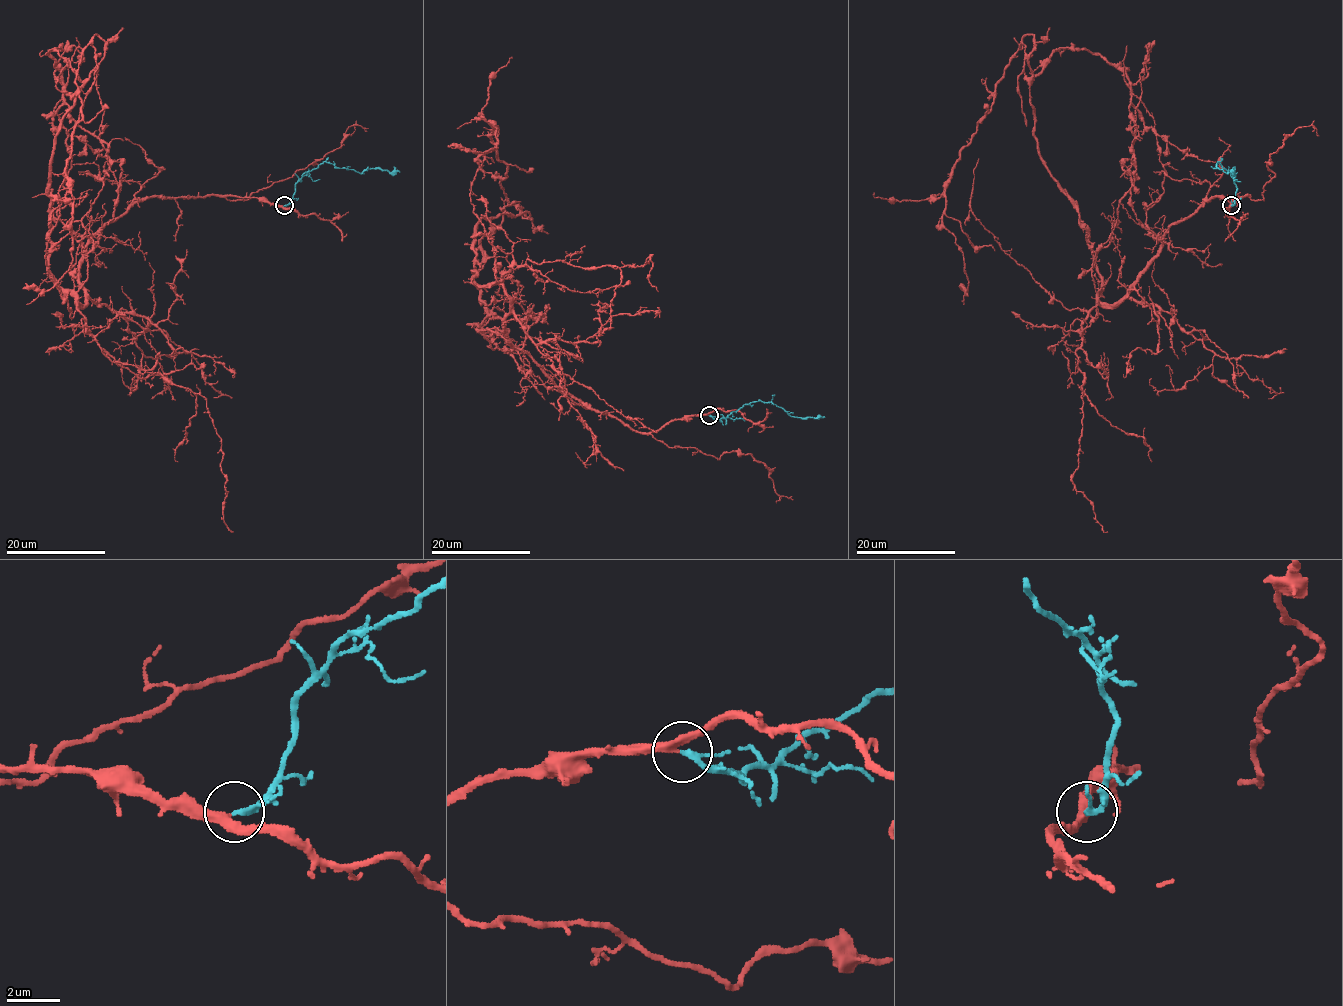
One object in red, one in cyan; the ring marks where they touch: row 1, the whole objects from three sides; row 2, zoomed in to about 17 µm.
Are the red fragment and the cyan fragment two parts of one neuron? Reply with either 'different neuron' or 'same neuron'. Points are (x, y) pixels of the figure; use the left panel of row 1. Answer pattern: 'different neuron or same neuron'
same neuron

